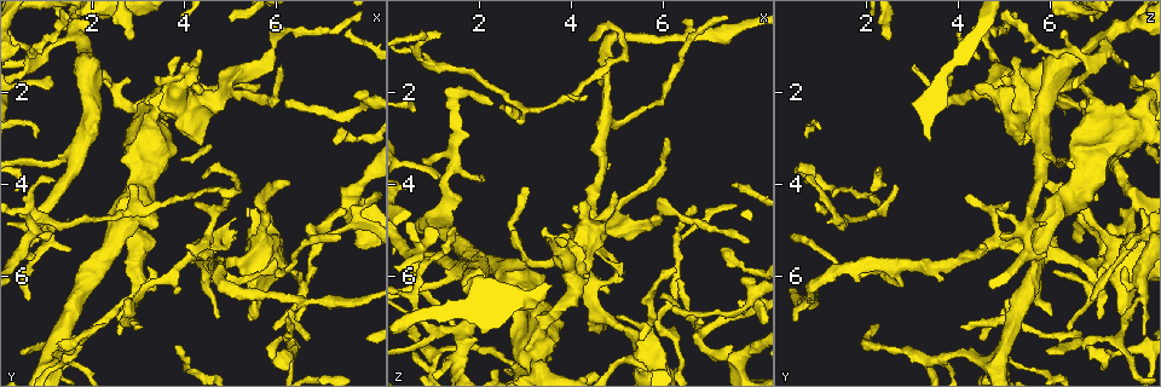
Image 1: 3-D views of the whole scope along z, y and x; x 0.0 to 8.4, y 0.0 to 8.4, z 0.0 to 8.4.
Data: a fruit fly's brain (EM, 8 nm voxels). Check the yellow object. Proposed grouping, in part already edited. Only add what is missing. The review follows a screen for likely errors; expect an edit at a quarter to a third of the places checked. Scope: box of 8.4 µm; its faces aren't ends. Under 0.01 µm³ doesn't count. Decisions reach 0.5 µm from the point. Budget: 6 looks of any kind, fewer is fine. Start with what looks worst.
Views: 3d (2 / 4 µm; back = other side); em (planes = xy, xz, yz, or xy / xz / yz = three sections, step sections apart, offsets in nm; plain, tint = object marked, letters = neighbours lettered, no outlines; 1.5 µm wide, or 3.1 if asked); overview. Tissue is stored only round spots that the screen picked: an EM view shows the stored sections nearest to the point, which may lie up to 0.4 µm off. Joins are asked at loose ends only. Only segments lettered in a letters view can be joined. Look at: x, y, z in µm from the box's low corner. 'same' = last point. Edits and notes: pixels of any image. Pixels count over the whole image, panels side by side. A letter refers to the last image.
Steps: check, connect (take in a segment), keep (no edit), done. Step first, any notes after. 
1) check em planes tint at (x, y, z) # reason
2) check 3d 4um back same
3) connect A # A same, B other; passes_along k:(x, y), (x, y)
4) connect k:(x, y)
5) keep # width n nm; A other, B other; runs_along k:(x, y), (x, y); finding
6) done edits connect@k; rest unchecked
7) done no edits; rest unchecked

check 3d 4um at (5.45, 4.55, 7.95) # stops while still wide

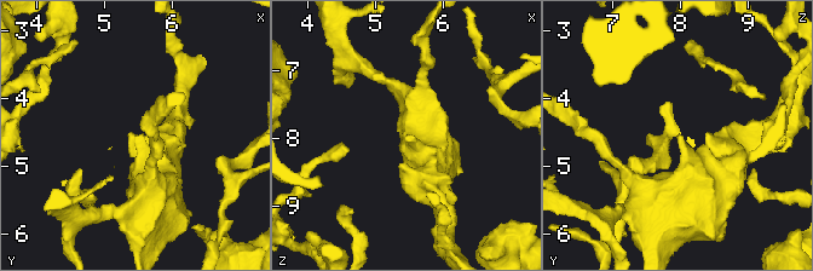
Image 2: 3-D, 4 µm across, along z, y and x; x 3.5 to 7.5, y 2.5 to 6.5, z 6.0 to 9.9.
check em planes tint at (5.45, 4.55, 7.95)

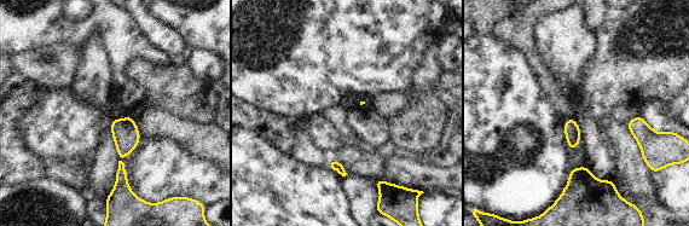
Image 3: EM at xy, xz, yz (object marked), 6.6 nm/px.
check em planes letters same # see the neighbours

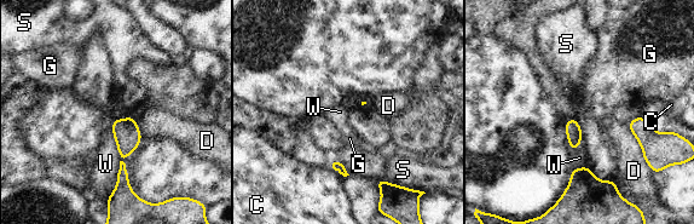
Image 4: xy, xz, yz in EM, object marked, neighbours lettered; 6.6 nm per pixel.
keep # C other, D other, G other, S other, W other; runs_along 4:(131, 120), (122, 155), (120, 191); none of them fits

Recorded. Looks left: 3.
check em planes letters at (5.40, 6.90, 7.75) # branch stops here

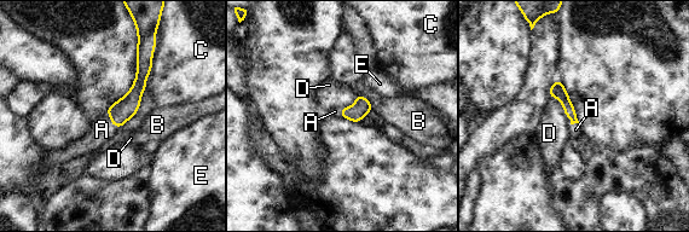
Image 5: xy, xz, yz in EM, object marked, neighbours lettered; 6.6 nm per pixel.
connect A # A same, B other, C other, D other, E other; passes_along 5:(127, 106), (110, 121), (102, 129); the neuron continues

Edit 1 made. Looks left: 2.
check overview # see it whole again

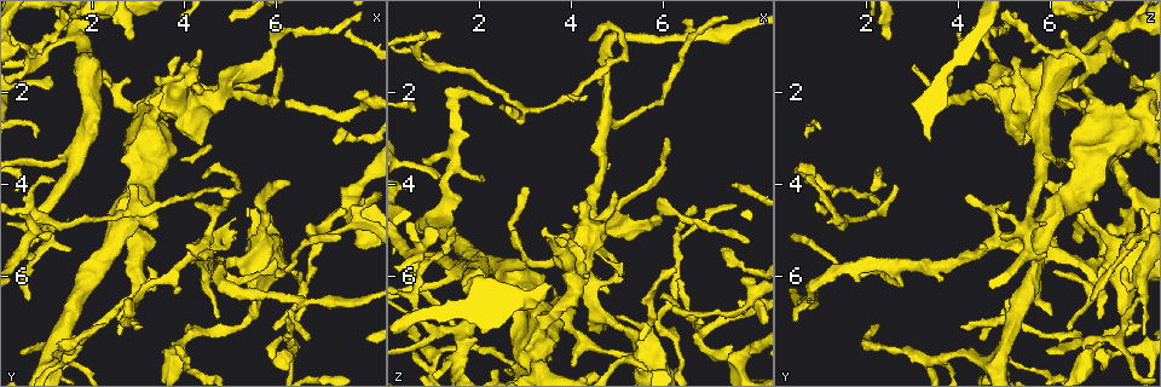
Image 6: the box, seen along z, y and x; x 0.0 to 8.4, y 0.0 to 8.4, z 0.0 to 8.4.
check em planes letters at (1.15, 3.85, 0.80) # free end

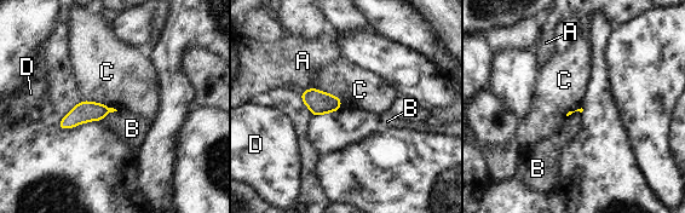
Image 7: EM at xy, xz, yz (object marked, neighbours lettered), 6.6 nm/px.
connect B # A other, B same, C other, D other; passes_along 7:(85, 111), (109, 113), (132, 128); it goes on there

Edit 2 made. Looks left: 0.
done edits connect@5, connect@7; rest unchecked

